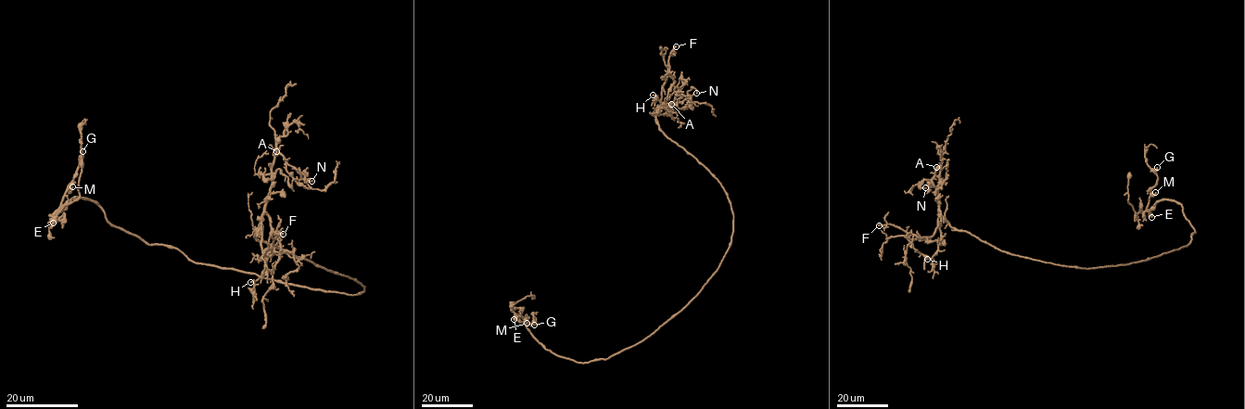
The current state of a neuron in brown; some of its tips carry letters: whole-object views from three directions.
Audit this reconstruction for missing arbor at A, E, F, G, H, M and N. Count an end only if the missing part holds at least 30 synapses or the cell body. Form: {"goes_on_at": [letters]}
{"goes_on_at": ["F"]}

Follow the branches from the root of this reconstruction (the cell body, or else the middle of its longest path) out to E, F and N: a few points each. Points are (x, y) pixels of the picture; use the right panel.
E: (1110, 265), (1145, 261), (1191, 240), (1195, 231), (1180, 204), (1159, 200), (1149, 210), (1151, 217)
F: (1110, 265), (1080, 268), (1008, 253), (957, 230), (940, 216), (936, 230), (928, 238), (892, 224), (879, 225)
N: (1110, 265), (1075, 267), (1002, 251), (957, 230), (939, 212), (939, 168), (920, 188), (925, 187)

